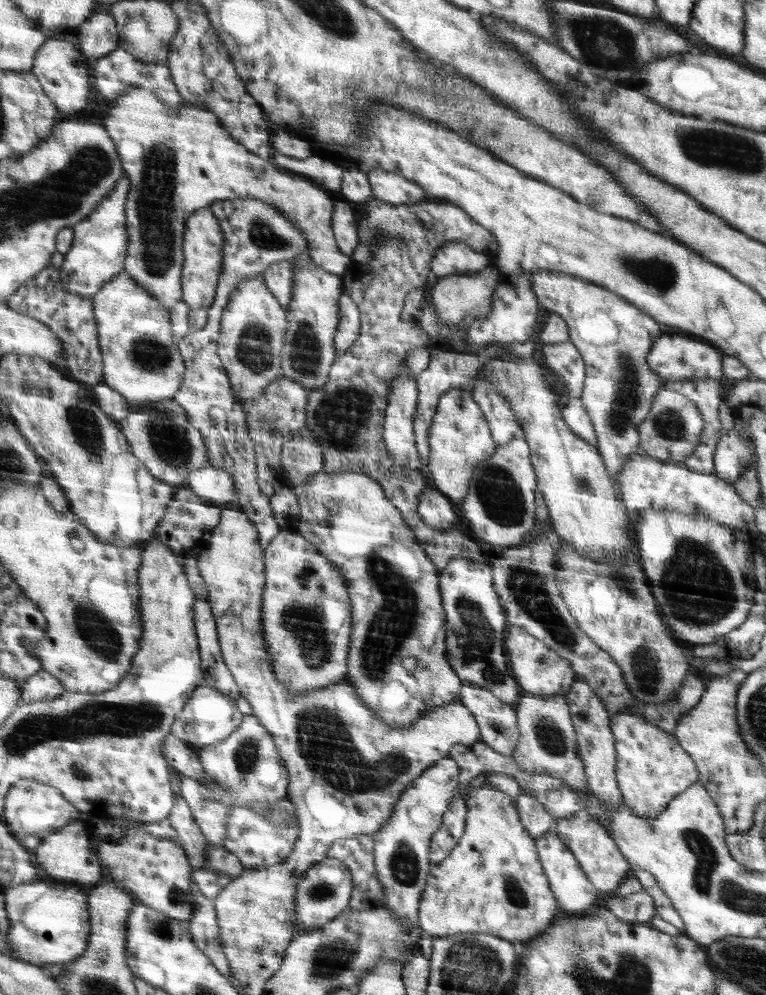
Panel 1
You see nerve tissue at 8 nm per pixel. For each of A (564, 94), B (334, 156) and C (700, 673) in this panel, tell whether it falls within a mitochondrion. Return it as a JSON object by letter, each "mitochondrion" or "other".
{"A":"other","B":"other","C":"other"}

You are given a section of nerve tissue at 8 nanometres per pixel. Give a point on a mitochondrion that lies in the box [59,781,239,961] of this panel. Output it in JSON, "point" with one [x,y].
{"point":[176,895]}

